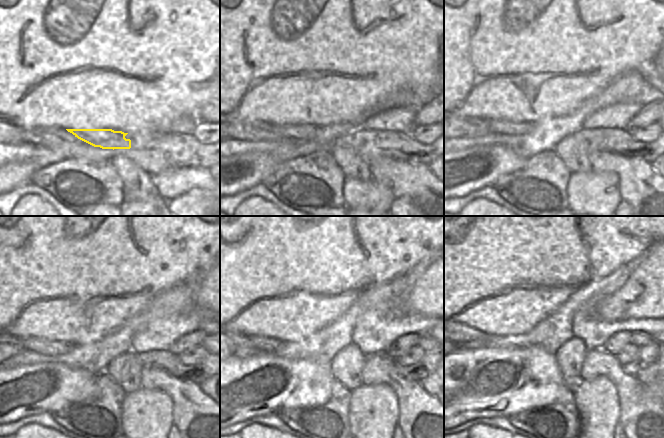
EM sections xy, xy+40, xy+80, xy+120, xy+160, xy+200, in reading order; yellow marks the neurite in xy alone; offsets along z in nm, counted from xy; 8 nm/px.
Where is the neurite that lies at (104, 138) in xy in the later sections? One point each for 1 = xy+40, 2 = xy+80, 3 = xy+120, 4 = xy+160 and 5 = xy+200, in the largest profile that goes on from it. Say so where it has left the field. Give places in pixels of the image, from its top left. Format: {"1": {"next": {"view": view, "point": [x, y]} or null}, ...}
{"1": {"next": {"view": "xy+40", "point": [307, 132]}}, "2": {"next": {"view": "xy+80", "point": [495, 125]}}, "3": {"next": {"view": "xy+120", "point": [43, 346]}}, "4": {"next": {"view": "xy+160", "point": [268, 345]}}, "5": {"next": {"view": "xy+200", "point": [464, 334]}}}

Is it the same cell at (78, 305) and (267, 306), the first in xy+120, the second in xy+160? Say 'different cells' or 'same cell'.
same cell

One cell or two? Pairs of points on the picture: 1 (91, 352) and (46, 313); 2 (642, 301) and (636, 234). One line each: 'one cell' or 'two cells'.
1: two cells
2: two cells

